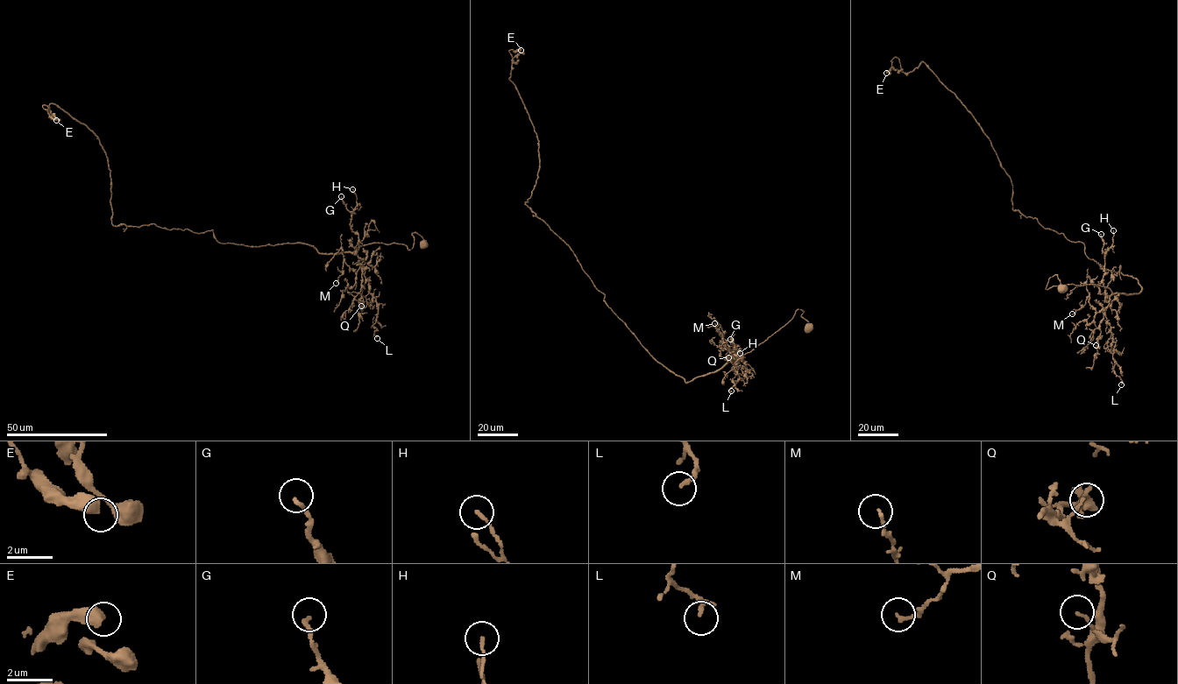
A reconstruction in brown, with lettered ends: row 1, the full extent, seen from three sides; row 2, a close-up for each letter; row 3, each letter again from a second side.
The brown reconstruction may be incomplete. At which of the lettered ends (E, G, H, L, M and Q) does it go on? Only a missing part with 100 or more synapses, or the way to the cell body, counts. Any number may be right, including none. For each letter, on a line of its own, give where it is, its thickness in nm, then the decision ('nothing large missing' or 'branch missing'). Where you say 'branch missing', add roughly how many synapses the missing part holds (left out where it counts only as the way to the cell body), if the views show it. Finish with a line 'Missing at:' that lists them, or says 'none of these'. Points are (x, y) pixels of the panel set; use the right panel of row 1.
E: at (886, 73); 550 nm thick; nothing large missing
G: at (1101, 234); 180 nm thick; nothing large missing
H: at (1113, 230); 130 nm thick; nothing large missing
L: at (1121, 384); 190 nm thick; nothing large missing
M: at (1072, 313); 150 nm thick; nothing large missing
Q: at (1096, 345); 110 nm thick; nothing large missing
Missing at: none of these

